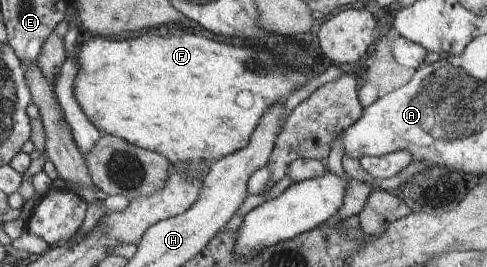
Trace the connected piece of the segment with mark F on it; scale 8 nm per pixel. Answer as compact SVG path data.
M146 30L145 34L141 34L138 37L121 40L114 40L112 37L94 36L89 40L82 41L80 46L78 56L80 58L80 72L78 72L74 82L74 94L78 104L84 109L86 116L96 128L100 129L100 132L120 137L122 140L127 140L130 144L138 146L138 148L157 152L171 163L179 163L180 161L196 162L199 160L212 163L224 158L224 156L238 152L242 148L246 148L250 144L254 130L258 128L258 124L261 123L265 112L273 108L274 104L285 102L290 94L294 94L298 88L302 88L312 78L310 74L304 74L304 72L296 70L290 64L284 64L284 80L266 80L266 76L272 74L272 72L243 72L243 69L248 69L246 67L246 60L249 58L248 54L248 50L246 51L243 47L231 46L231 44L226 44L224 41L218 42L218 40L212 40L212 38L205 38L202 34L193 34L191 32L187 32L182 36L169 34L158 36L154 32Z

